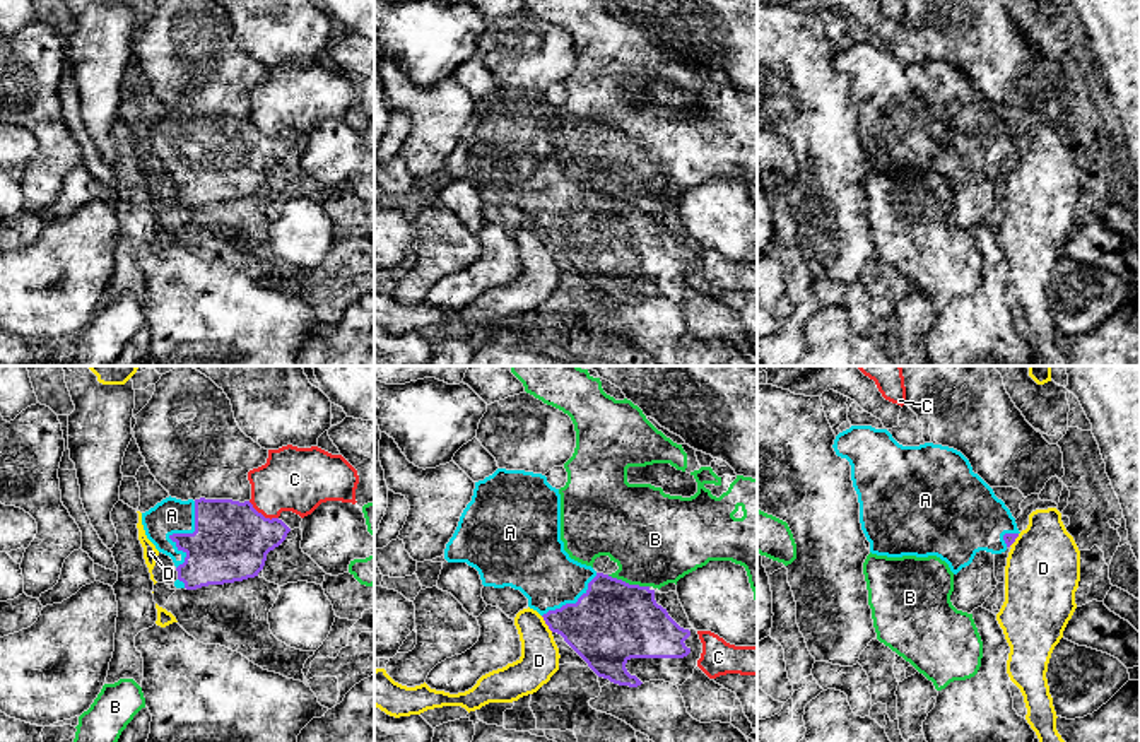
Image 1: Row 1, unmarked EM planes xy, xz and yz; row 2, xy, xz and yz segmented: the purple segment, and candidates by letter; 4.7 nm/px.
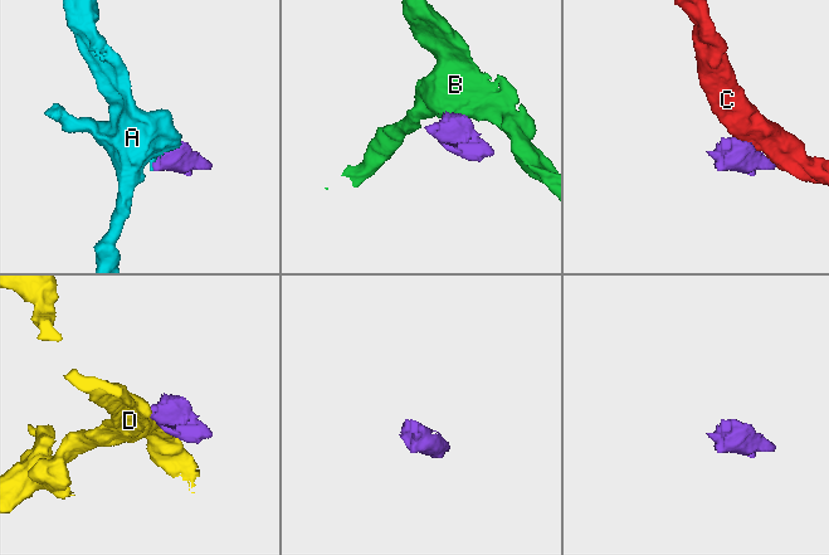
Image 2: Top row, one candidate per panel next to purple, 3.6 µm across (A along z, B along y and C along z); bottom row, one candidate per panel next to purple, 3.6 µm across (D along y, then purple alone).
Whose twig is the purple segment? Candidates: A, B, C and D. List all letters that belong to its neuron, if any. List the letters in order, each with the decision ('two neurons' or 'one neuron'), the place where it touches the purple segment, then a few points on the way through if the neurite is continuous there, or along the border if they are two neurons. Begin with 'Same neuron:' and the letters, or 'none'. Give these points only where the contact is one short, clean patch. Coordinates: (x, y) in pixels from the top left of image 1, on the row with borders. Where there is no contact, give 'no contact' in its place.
Same neuron: A
A: one neuron; contact xy (180, 534)
B: two neurons; contact xz (628, 583); border xz (607, 575), (648, 587)
C: two neurons; contact xy (262, 515)
D: two neurons; contact xz (546, 623); border xz (540, 616), (552, 631)

